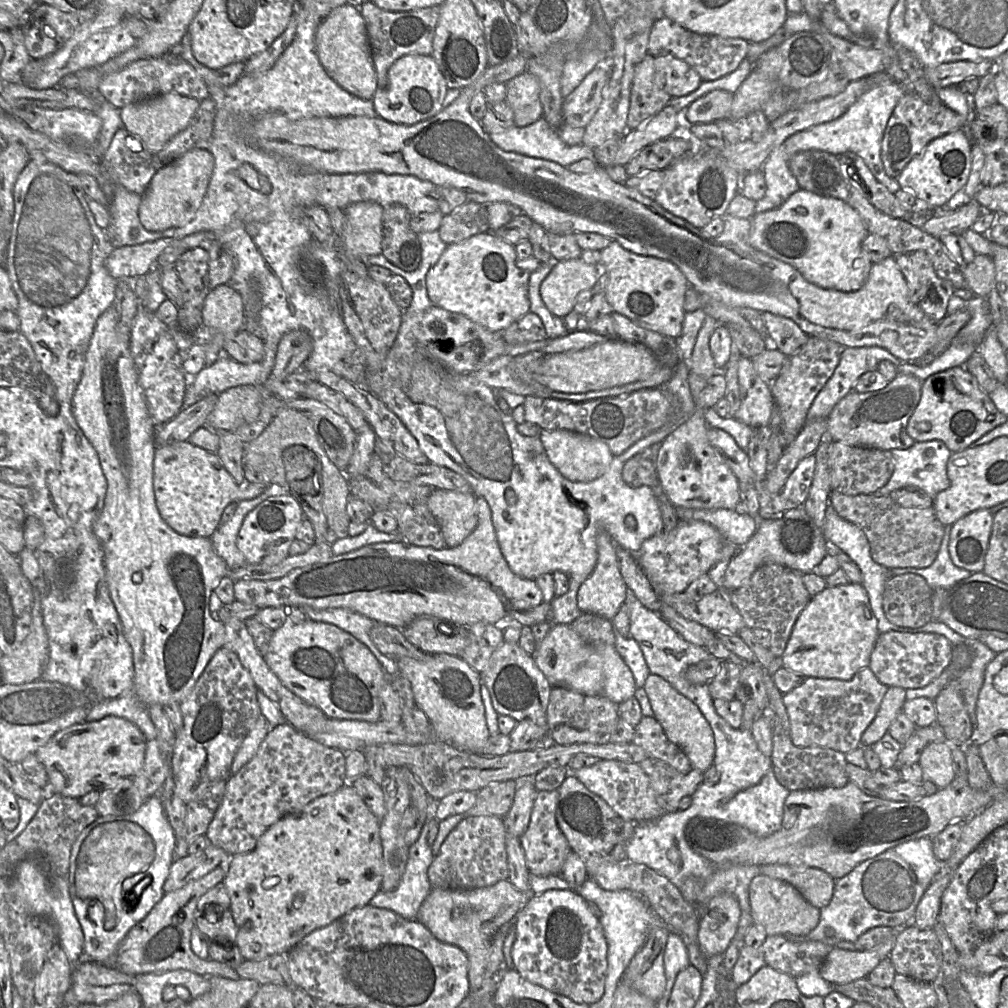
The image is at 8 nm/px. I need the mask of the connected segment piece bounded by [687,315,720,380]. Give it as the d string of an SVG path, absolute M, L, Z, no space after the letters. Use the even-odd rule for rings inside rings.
M706 315L698 332L691 358L687 363L690 372L701 376L705 380L711 378L718 371L710 351L710 337L718 324L720 323L714 318Z

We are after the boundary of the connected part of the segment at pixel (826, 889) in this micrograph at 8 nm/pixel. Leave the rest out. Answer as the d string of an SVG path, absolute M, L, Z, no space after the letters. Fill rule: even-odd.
M769 864L760 866L760 874L791 884L818 909L827 906L833 896L835 879L819 868Z

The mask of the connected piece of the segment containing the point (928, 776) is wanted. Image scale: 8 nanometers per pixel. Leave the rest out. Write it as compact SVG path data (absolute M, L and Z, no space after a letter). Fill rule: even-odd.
M928 743L918 760L923 779L932 782L939 789L947 787L955 778L954 764L949 743Z

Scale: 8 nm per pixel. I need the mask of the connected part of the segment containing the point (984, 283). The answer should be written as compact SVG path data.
M976 254L963 270L965 285L976 296L986 297L996 286L996 270L989 255Z

